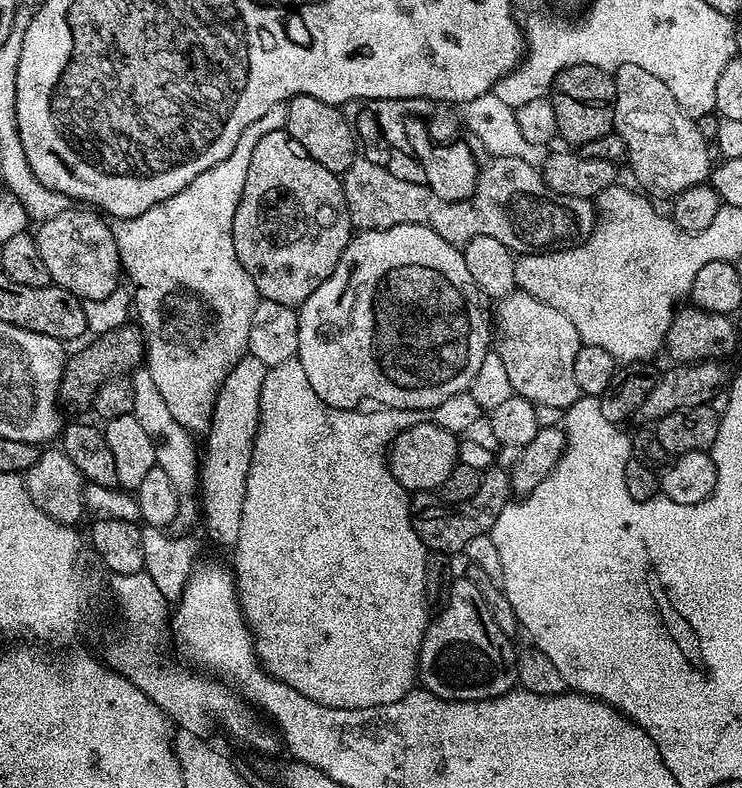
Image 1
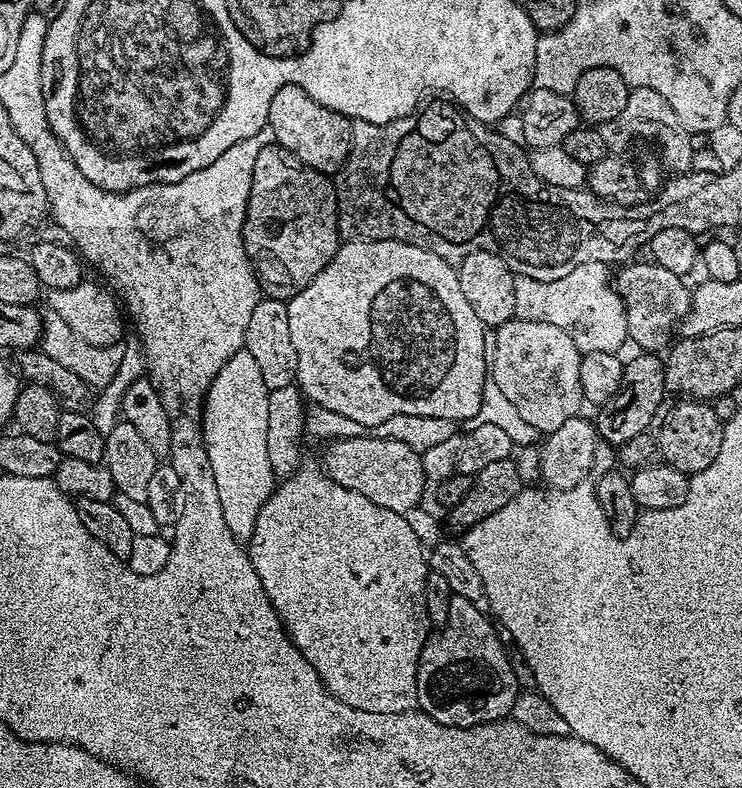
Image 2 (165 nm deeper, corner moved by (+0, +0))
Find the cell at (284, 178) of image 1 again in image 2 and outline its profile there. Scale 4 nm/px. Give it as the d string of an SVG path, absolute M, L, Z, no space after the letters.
M274 143L266 146L266 150L259 152L258 158L254 158L254 178L250 178L250 198L244 219L244 249L248 255L248 261L252 263L256 279L260 282L260 291L265 297L285 302L291 300L302 290L306 290L306 286L310 286L310 282L314 282L314 278L318 278L318 274L322 274L324 267L332 261L334 254L340 249L342 237L338 226L338 210L336 209L336 184L328 180L331 179L325 173L306 166L306 162L302 162L302 158L290 154L290 150L286 150L281 144Z

